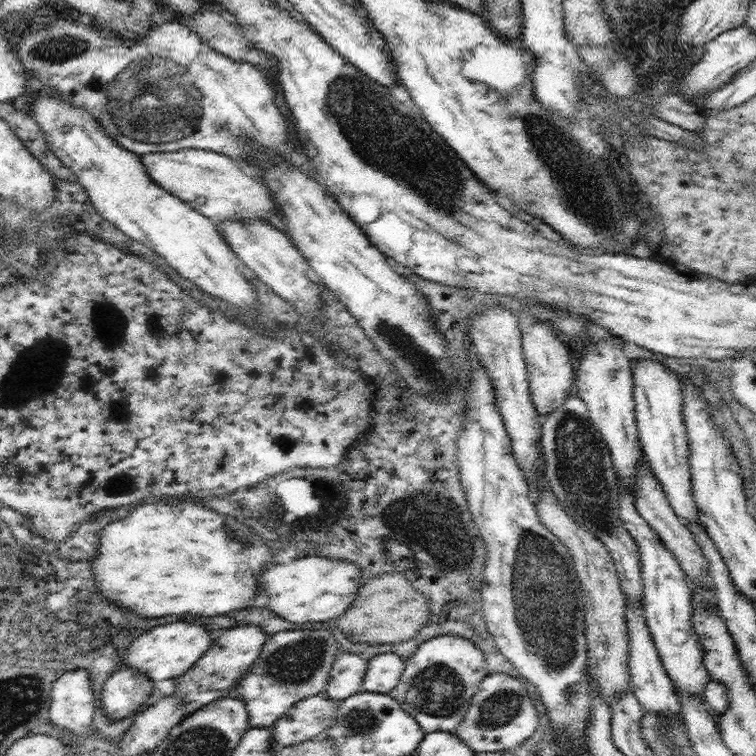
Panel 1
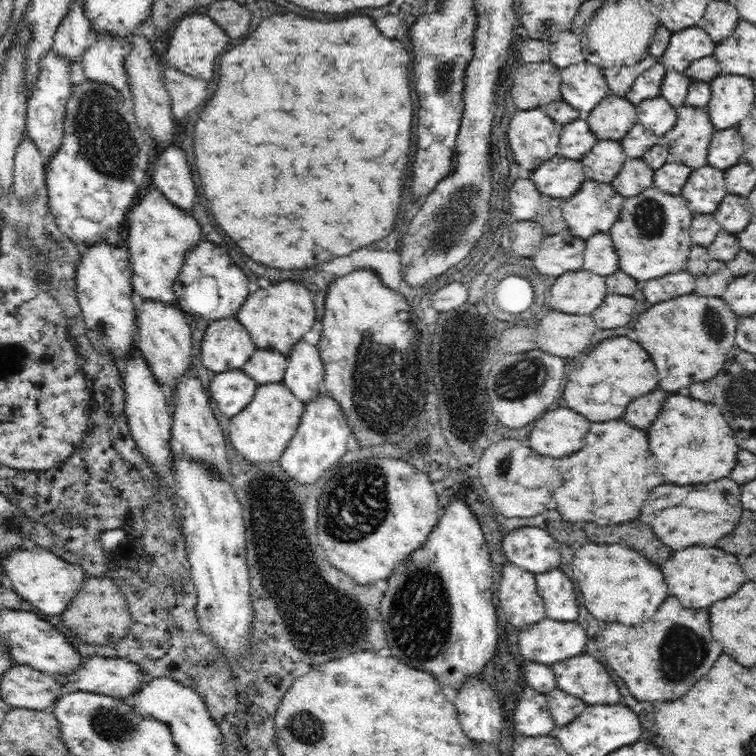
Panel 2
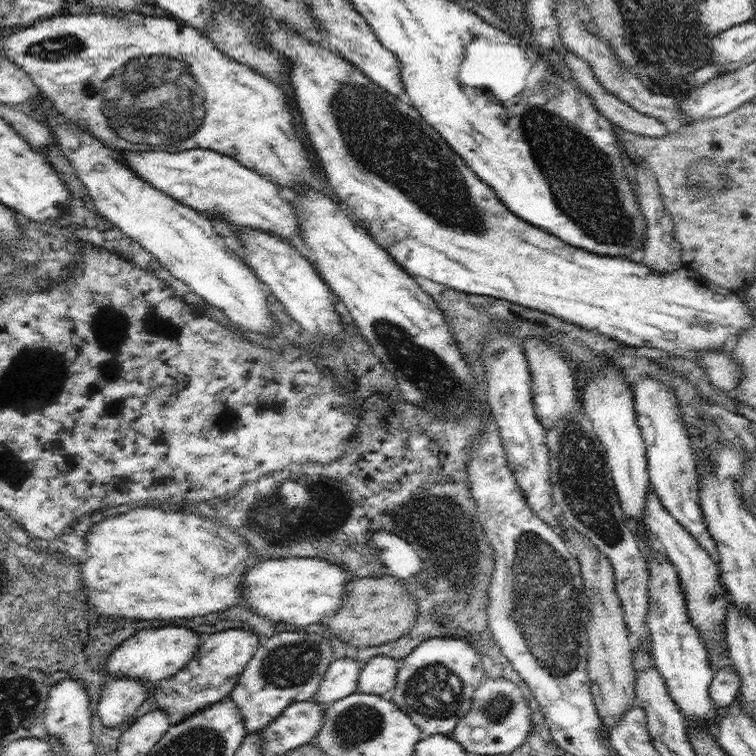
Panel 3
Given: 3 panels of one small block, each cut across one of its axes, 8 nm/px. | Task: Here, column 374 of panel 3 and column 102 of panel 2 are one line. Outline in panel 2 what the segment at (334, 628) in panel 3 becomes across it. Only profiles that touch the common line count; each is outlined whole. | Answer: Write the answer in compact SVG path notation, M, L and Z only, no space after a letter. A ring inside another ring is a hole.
M110 576L86 578L86 584L77 592L76 598L70 602L61 614L66 626L73 631L82 642L90 644L116 644L129 633L131 614L128 601L120 587Z

